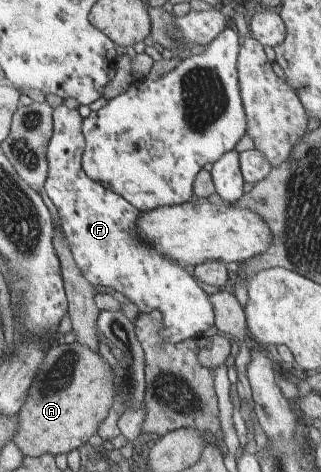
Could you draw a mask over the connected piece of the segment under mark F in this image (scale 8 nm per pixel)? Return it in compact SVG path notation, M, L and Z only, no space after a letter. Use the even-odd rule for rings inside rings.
M64 104L52 113L54 130L47 146L48 176L44 183L47 195L58 211L62 230L68 239L75 263L79 266L88 285L105 285L123 293L135 304L139 312L160 311L162 313L162 336L166 342L177 342L203 336L205 330L214 324L214 309L209 295L189 275L182 265L171 261L152 245L147 244L138 233L138 215L140 211L125 201L118 193L103 187L100 183L87 177L82 168L82 155L85 149L85 138L82 132L84 120L78 110L69 109Z

